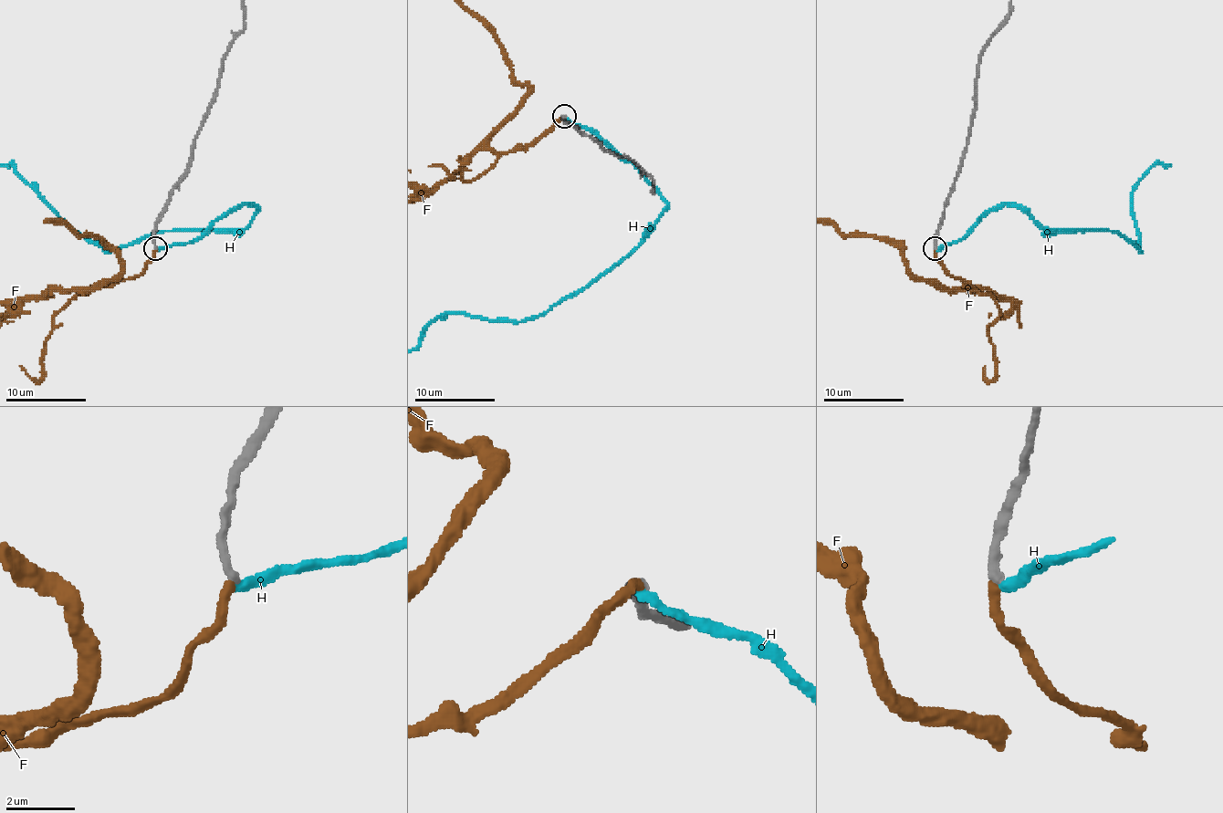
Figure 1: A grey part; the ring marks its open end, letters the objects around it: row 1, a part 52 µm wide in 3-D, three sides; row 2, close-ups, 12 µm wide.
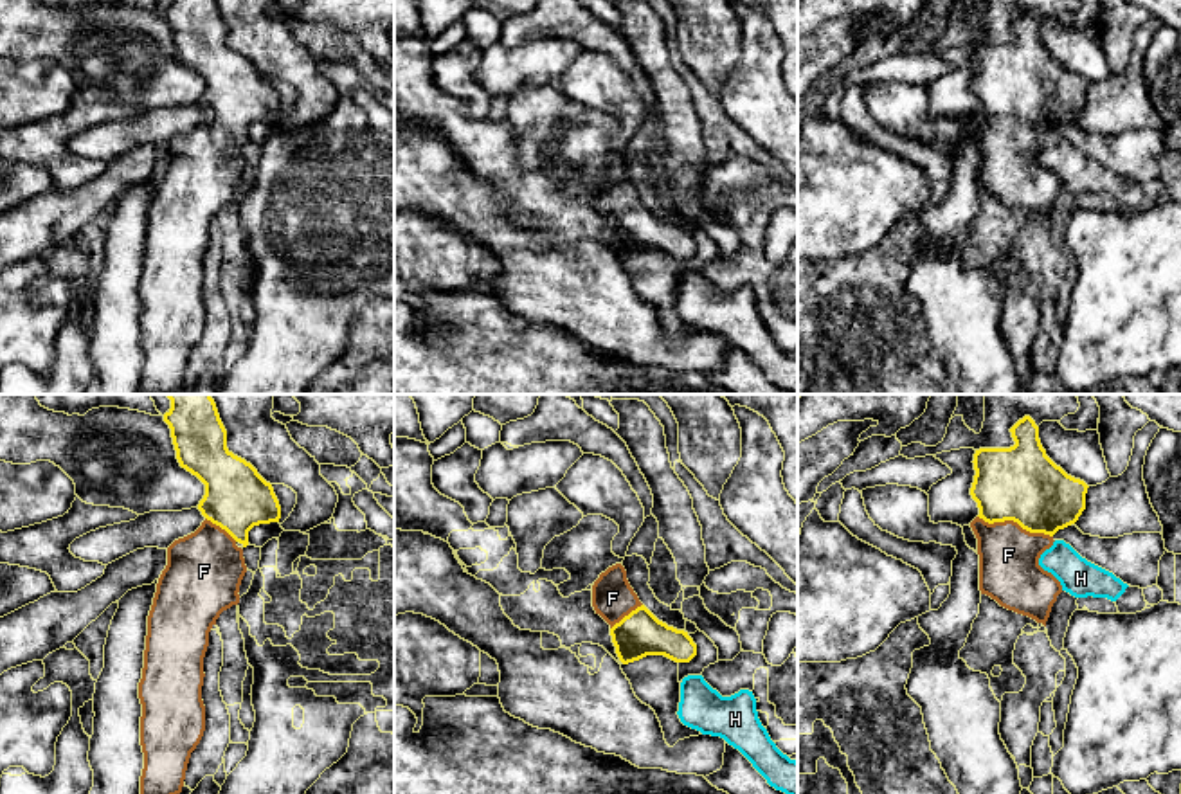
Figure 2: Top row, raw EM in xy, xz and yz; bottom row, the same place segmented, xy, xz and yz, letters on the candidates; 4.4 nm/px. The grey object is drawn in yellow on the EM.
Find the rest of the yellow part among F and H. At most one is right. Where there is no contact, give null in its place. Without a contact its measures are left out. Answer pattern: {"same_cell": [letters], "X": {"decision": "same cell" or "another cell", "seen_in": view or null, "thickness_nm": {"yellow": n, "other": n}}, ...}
{"same_cell": ["F"], "F": {"decision": "same cell", "seen_in": "yz", "thickness_nm": {"yellow": 340, "other": 280}}, "H": {"decision": "another cell", "seen_in": null}}

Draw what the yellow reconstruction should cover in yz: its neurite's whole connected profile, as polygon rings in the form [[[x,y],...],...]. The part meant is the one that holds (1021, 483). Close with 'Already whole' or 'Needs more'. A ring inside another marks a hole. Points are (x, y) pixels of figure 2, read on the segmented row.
[[[1030,416],[1019,420],[1012,429],[1015,441],[1010,448],[979,448],[974,454],[972,499],[978,502],[979,515],[970,522],[978,538],[979,555],[979,591],[1001,607],[1028,616],[1046,627],[1051,607],[1062,592],[1060,582],[1039,565],[1041,555],[1053,546],[1053,535],[1078,520],[1086,510],[1087,484],[1068,475],[1057,466],[1041,445],[1039,427]]]. Needs more

